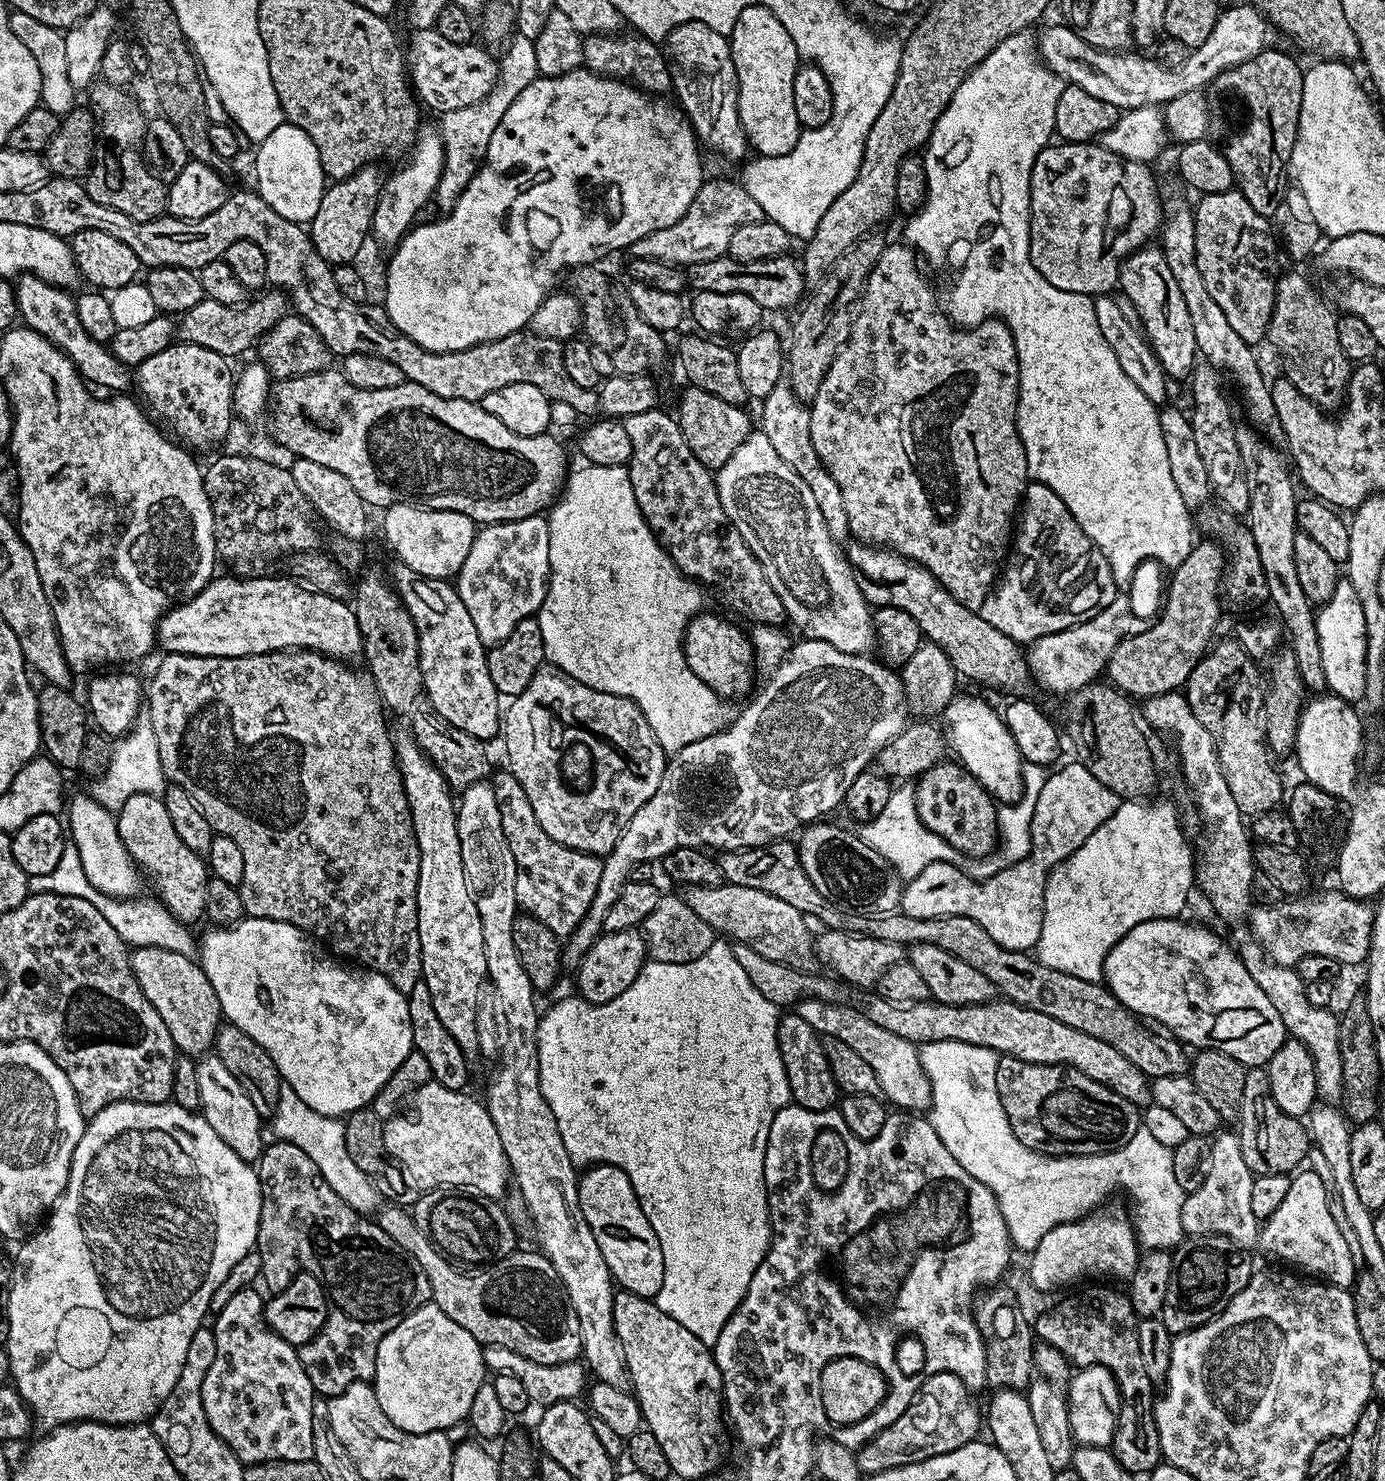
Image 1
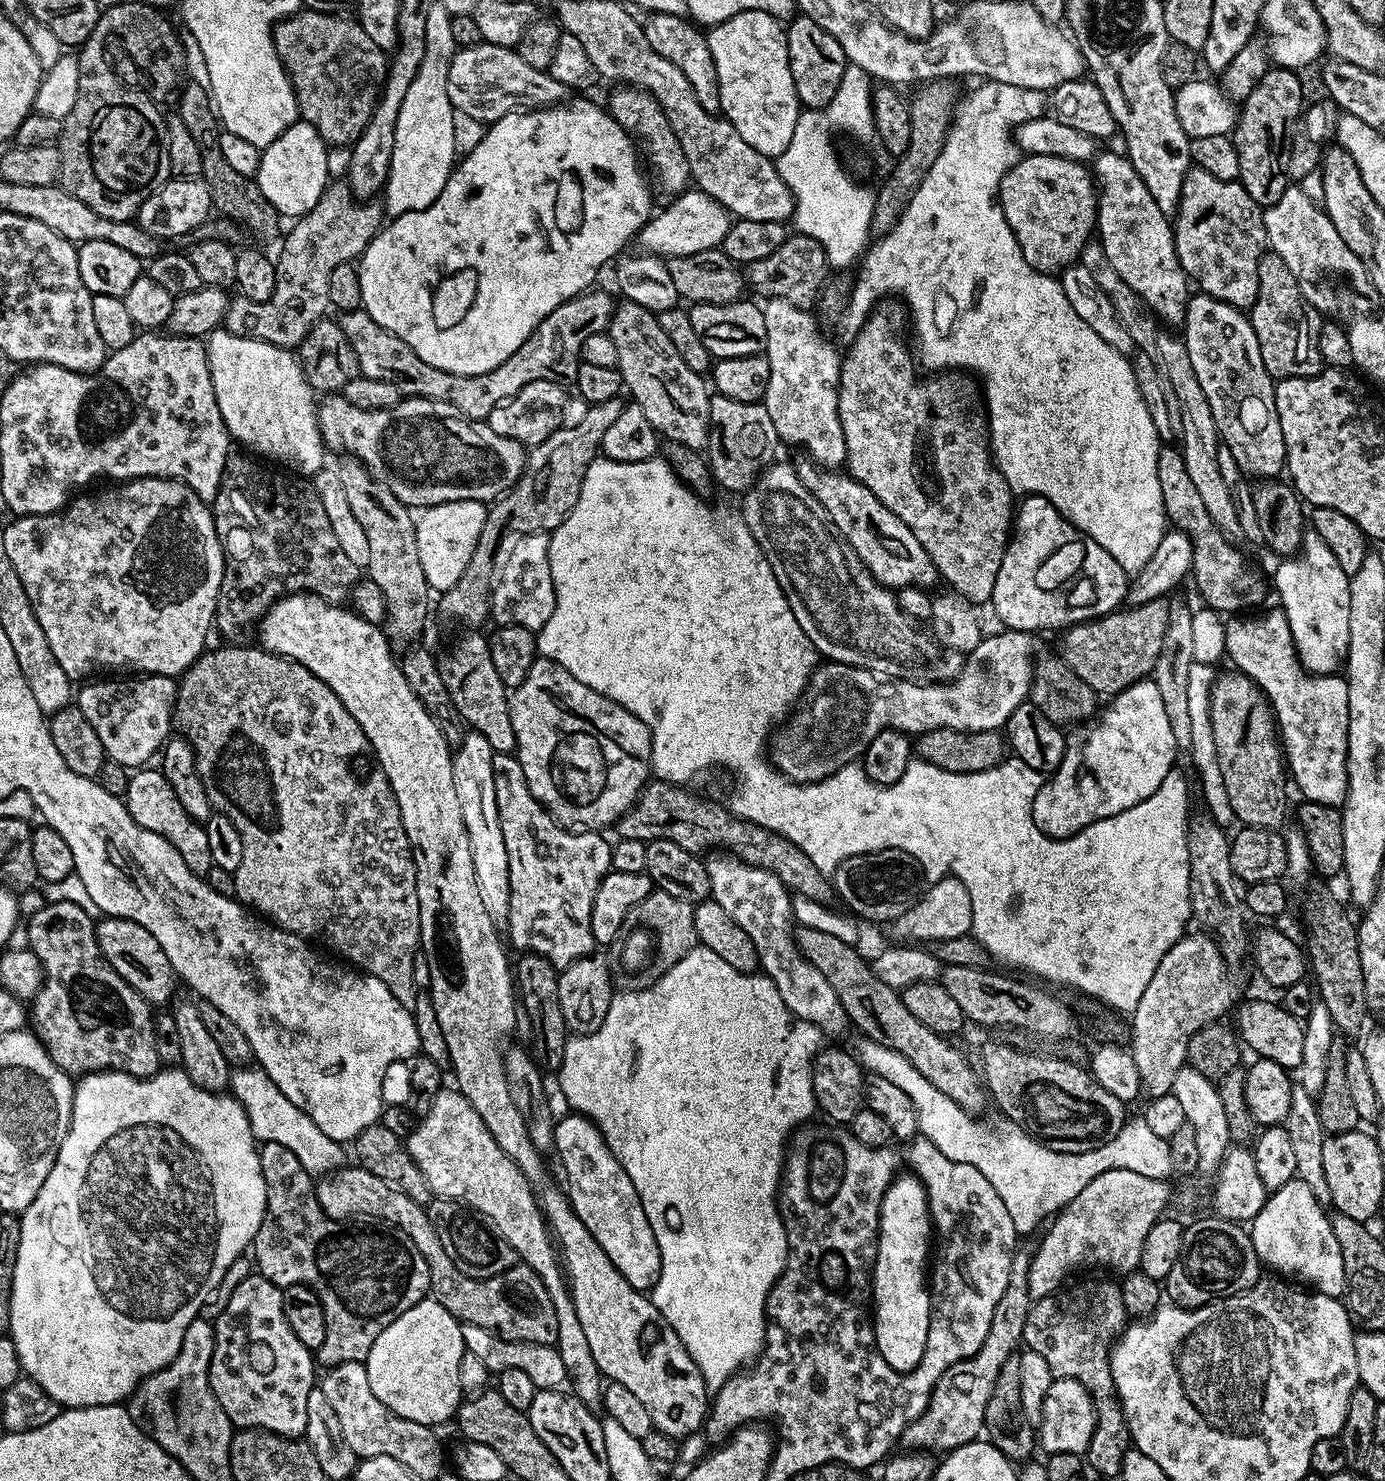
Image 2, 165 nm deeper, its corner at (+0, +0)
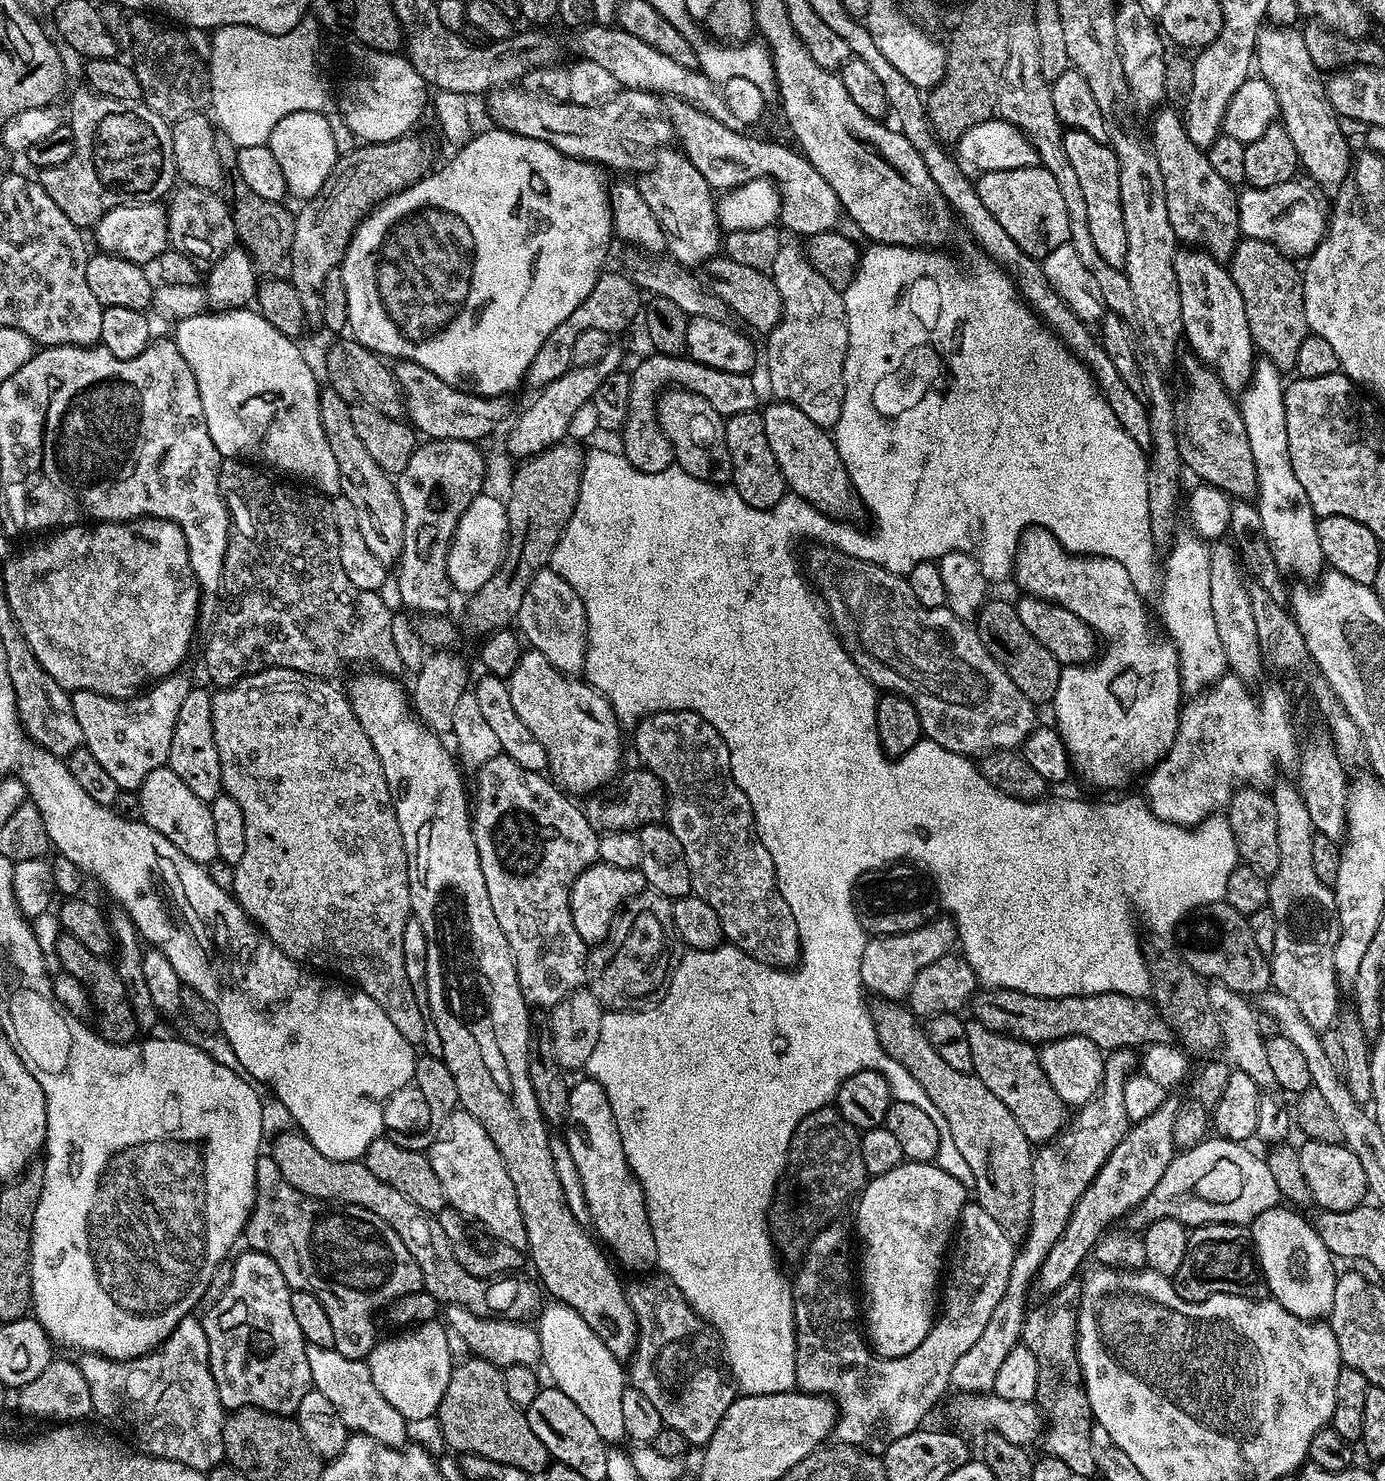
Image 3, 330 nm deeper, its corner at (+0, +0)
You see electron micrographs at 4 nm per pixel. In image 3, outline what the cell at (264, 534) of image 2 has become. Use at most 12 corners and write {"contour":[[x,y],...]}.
{"contour":[[220,461],[217,689],[405,671],[323,495]]}

